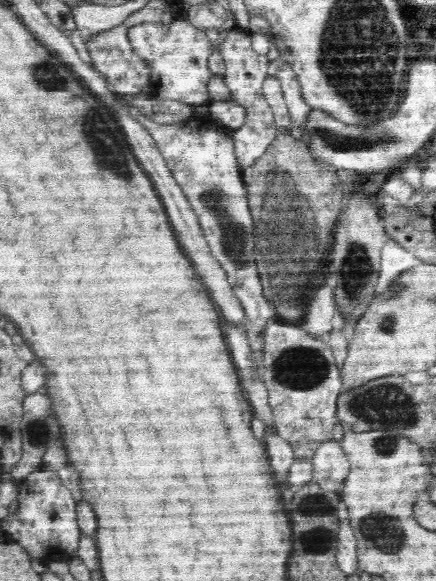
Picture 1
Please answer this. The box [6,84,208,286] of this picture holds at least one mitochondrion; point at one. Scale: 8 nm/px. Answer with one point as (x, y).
(109, 155)

